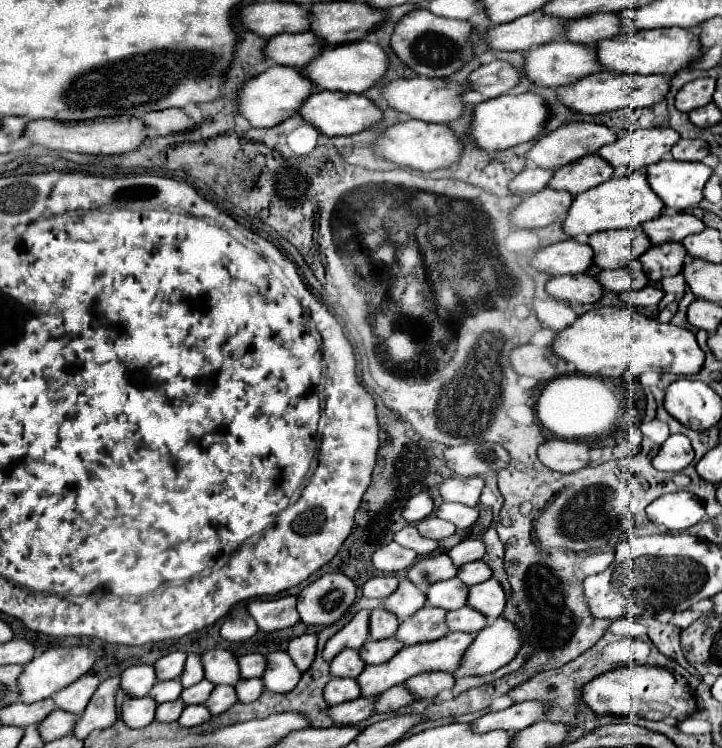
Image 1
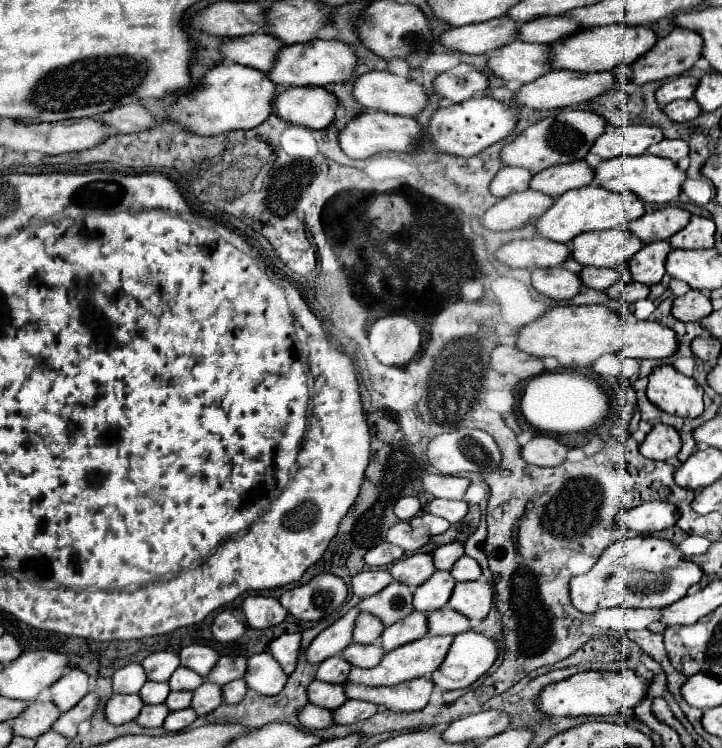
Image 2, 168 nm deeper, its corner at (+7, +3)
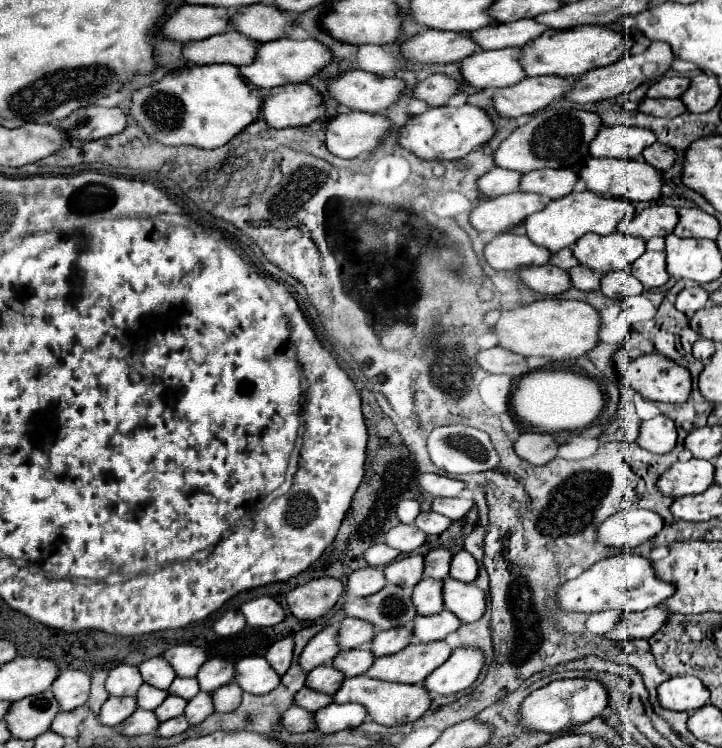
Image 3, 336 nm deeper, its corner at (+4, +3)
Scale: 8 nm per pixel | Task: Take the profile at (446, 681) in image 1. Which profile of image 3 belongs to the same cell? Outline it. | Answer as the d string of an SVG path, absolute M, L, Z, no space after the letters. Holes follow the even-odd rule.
M366 674L362 676L354 676L354 678L346 678L342 688L334 694L334 702L358 702L364 704L364 708L368 708L368 714L372 720L376 720L378 724L384 726L398 726L398 724L406 724L406 722L414 722L418 720L432 702L430 692L424 688L424 684L414 684L414 686L404 686L404 684L396 684L396 682L382 682L382 680L374 680L368 678Z

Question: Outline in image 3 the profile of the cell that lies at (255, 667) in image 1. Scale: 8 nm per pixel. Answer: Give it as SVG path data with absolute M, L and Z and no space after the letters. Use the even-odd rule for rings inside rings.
M210 658L198 672L196 680L200 684L200 690L204 692L214 692L220 686L226 686L234 680L236 668L232 662L224 660L224 658Z

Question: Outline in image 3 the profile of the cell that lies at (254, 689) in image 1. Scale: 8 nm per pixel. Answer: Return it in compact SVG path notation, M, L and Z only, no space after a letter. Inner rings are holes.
M226 684L224 688L216 690L212 694L214 704L216 704L216 712L232 712L240 706L240 698L242 698L242 688L238 684Z

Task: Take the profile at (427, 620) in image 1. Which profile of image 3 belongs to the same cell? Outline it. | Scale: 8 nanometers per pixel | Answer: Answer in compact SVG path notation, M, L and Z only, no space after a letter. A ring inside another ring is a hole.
M400 626L400 628L390 628L384 632L378 632L370 644L370 650L374 656L390 656L406 648L414 640L412 628L410 626Z

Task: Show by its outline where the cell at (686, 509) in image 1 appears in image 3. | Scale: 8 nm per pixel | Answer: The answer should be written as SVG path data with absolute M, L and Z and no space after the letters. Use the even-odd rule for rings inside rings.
M646 508L622 510L598 528L598 542L614 548L634 548L654 538L664 528L664 518Z

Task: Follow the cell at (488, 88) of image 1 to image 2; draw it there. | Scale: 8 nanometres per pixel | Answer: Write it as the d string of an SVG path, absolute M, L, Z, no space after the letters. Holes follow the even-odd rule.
M459 64L433 80L433 90L449 102L463 102L473 96L473 92L487 90L487 76L469 64Z

